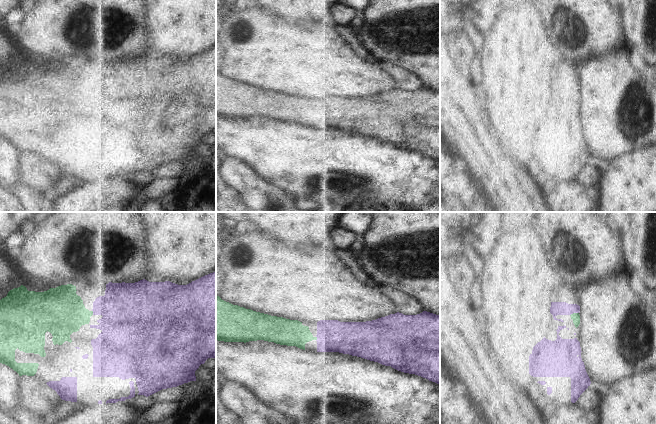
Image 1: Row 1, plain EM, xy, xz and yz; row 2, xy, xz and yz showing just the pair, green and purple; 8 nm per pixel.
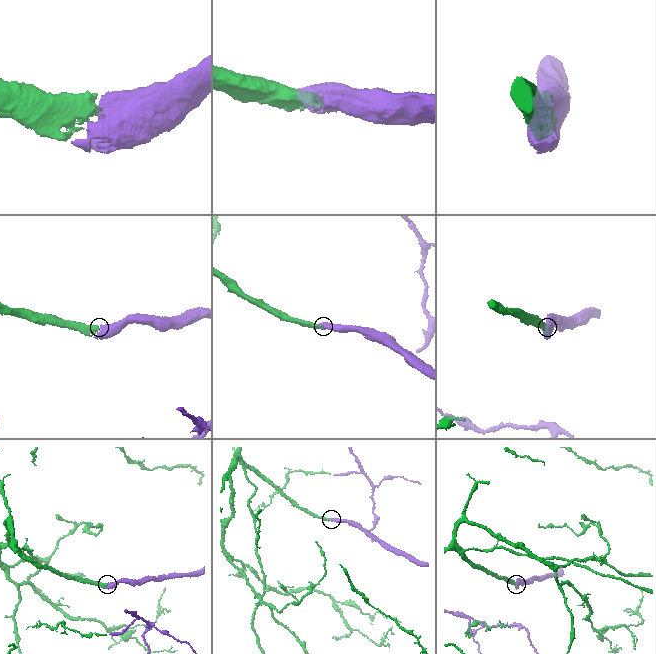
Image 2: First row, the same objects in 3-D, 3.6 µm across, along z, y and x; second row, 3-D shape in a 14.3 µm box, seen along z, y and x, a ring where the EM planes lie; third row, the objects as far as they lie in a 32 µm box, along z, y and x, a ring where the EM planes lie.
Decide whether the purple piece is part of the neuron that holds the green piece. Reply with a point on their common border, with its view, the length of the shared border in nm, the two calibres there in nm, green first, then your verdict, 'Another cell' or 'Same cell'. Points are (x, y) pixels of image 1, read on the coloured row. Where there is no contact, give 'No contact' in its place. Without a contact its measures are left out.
Touches green at yz (574, 313). Shared border 80 nm. Thickness 70 nm (green) against 110 nm. Same cell

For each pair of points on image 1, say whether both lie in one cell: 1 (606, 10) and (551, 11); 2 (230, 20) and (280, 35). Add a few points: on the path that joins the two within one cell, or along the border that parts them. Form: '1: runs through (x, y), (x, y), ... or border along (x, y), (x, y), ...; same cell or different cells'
1: runs through (590, 13), (574, 13), (570, 26), (565, 27); same cell
2: runs through (242, 25), (252, 35), (268, 35); same cell

